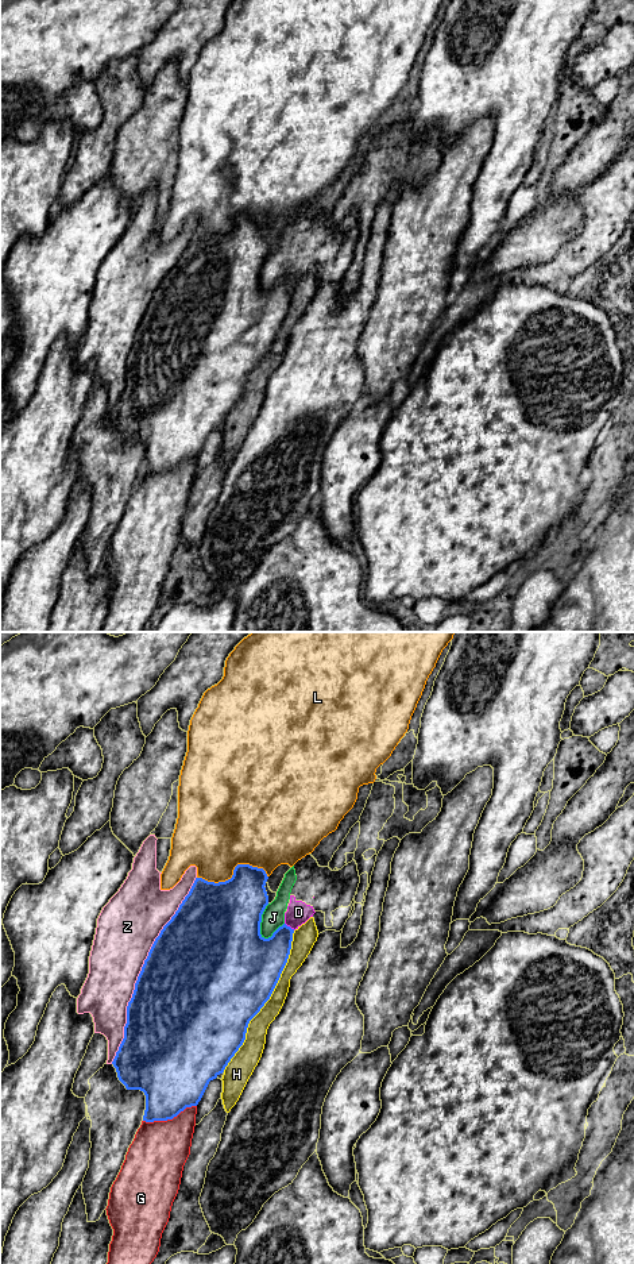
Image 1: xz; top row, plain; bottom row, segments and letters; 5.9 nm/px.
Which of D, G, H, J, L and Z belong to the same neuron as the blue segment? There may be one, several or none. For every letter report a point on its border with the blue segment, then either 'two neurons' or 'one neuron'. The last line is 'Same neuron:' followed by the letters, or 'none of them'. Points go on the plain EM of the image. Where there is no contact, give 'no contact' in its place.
D: xz (289, 278) | two neurons
G: xz (169, 470) | two neurons
H: xz (267, 351) | two neurons
J: xz (261, 273) | two neurons
L: xz (234, 224) | two neurons
Z: xz (142, 322) | two neurons
Same neuron: none of them

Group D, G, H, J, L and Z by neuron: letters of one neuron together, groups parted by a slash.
D J / G / H / L / Z

